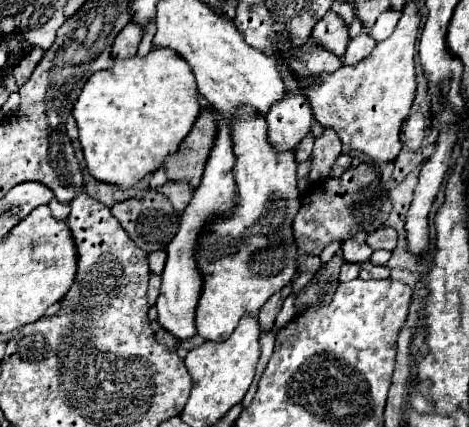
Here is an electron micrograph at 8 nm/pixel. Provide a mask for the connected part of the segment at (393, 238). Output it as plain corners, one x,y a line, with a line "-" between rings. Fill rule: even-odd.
383,228
383,230
375,230
373,234
369,234
367,244
373,250
393,250
397,246
397,232
393,228

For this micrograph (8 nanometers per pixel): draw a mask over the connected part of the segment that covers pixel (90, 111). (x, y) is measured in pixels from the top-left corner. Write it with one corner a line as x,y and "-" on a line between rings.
153,48
147,58
119,60
111,70
93,74
73,108
91,176
105,184
133,188
147,174
159,170
165,158
175,154
189,136
201,110
197,98
195,78
187,62
171,50

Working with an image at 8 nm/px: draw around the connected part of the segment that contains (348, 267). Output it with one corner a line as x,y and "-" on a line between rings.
345,262
343,264
343,268
341,268
341,282
349,282
349,280
355,280
357,276
359,276
359,270
361,270
361,266
359,264
349,264
349,262

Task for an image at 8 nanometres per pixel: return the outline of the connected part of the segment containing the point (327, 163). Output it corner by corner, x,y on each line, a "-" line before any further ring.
325,130
323,136
315,140
313,156
311,156
311,182
319,182
323,178
329,178
329,170
335,162
335,158
341,154
343,144
337,140
337,134
333,130

